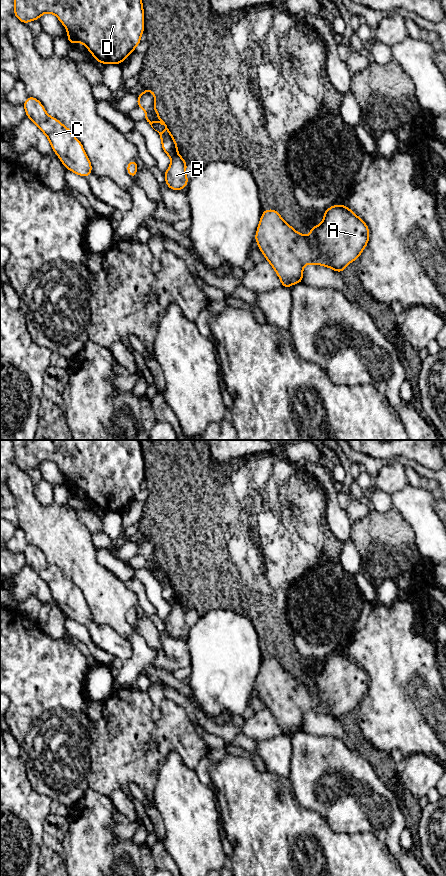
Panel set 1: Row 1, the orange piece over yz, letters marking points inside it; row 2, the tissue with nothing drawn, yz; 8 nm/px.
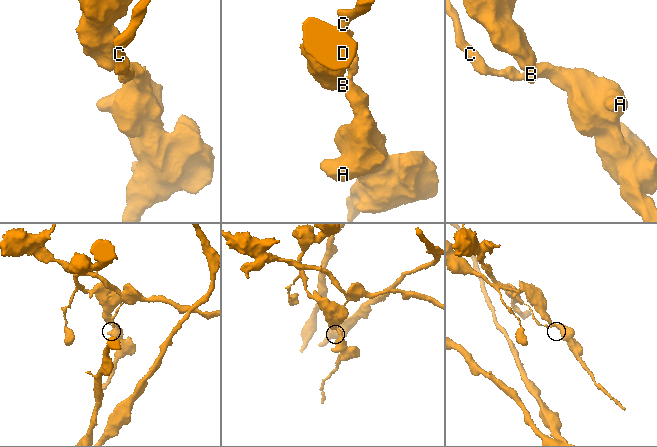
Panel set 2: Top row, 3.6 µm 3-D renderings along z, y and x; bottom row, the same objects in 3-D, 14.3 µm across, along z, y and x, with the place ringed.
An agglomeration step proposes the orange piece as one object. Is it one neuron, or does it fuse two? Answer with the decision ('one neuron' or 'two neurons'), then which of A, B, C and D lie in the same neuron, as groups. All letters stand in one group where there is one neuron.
two neurons; groups A B C / D

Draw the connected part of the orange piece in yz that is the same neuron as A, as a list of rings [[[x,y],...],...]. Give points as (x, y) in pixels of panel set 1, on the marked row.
[[[333,205],[324,212],[320,225],[310,228],[307,237],[286,223],[275,209],[263,210],[255,240],[259,250],[271,264],[281,280],[281,286],[291,289],[291,284],[302,283],[303,267],[316,264],[344,272],[345,267],[358,259],[369,242],[369,228],[346,205]]]

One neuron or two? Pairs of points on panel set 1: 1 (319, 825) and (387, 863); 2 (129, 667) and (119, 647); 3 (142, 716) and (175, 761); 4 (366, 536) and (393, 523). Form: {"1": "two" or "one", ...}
{"1": "one", "2": "two", "3": "two", "4": "one"}

